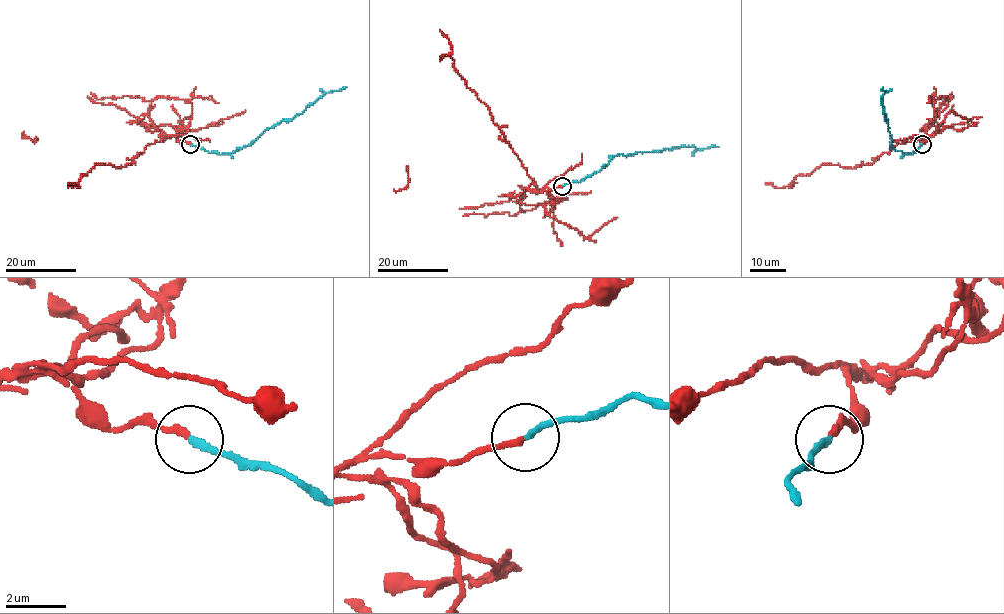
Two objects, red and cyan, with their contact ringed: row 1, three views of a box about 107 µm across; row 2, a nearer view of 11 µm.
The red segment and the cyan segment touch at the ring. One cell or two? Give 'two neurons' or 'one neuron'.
two neurons

